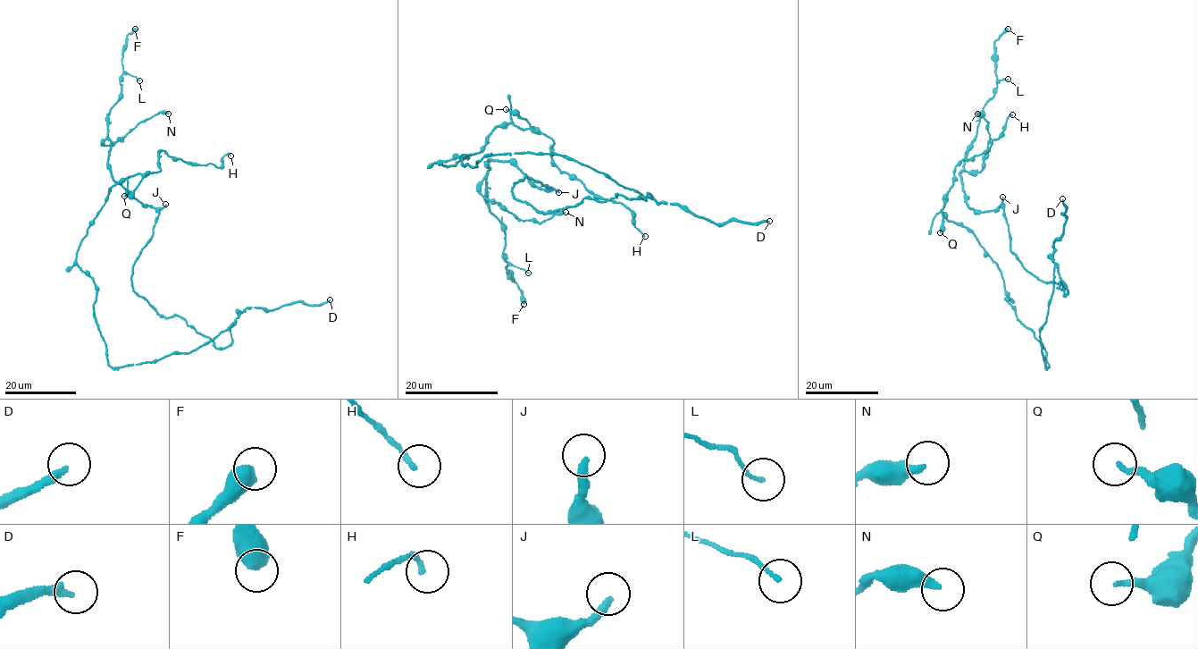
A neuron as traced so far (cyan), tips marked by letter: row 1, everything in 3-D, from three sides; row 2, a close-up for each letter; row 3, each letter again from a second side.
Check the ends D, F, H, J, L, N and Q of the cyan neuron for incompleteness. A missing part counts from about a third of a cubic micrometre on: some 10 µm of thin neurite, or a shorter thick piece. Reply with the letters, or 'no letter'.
D

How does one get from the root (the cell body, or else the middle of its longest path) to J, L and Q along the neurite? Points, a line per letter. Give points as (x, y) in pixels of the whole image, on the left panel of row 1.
J: (222, 332), (234, 324), (229, 345), (215, 348), (179, 316), (162, 317), (133, 289), (133, 263), (165, 204)
L: (222, 332), (234, 324), (215, 348), (133, 289), (158, 212), (113, 178), (108, 113), (120, 76), (139, 80)
Q: (222, 332), (188, 353), (108, 364), (93, 309), (96, 288), (76, 255), (111, 187), (140, 174), (124, 196)

